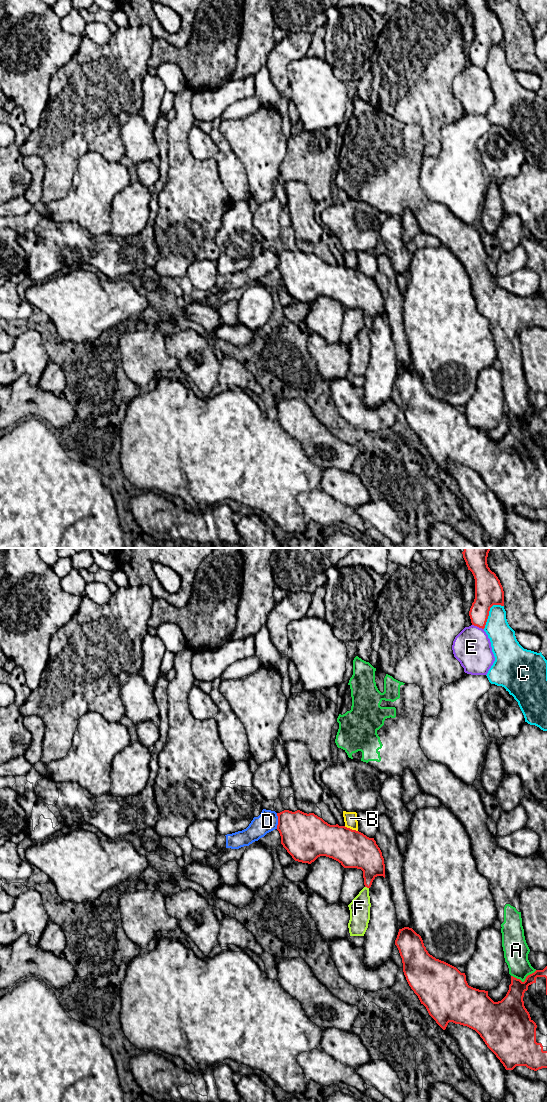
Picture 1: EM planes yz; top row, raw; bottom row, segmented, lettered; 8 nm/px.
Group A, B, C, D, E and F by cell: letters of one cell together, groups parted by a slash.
A / B / C / D / E / F

